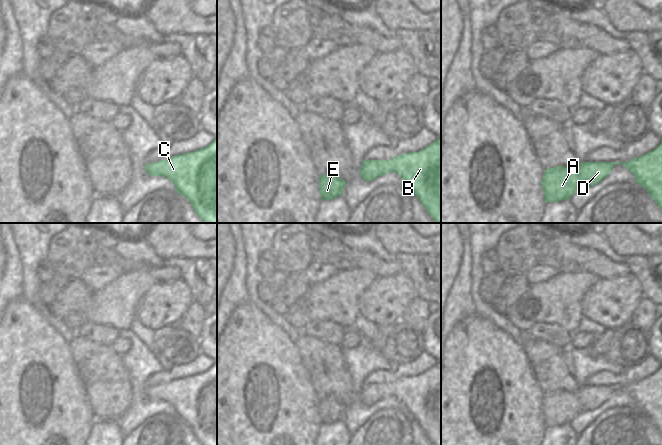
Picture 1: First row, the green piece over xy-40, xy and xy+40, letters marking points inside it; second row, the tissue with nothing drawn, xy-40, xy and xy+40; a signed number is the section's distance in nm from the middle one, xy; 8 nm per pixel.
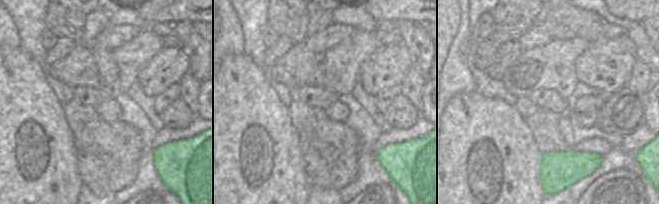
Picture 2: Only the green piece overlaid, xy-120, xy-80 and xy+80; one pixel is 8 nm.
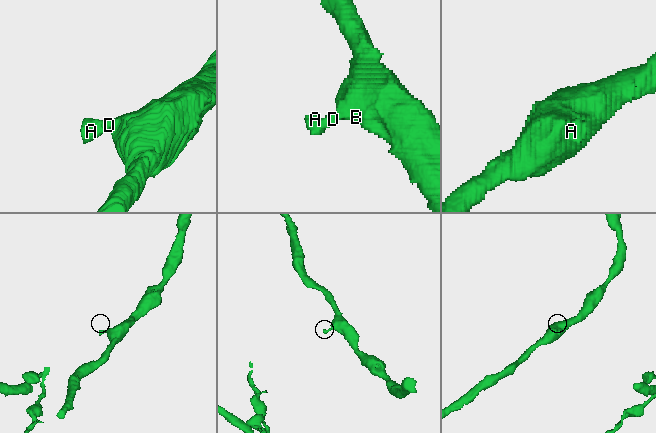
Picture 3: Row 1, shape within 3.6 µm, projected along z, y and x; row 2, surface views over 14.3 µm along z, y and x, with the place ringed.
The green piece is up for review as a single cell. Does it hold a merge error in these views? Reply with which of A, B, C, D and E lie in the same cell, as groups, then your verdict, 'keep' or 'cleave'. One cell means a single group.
A B C D E; keep

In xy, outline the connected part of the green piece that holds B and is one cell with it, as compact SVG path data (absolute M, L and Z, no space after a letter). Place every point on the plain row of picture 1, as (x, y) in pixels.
M441 362L418 376L390 384L363 384L359 399L370 406L390 396L403 403L433 444L441 445Z

